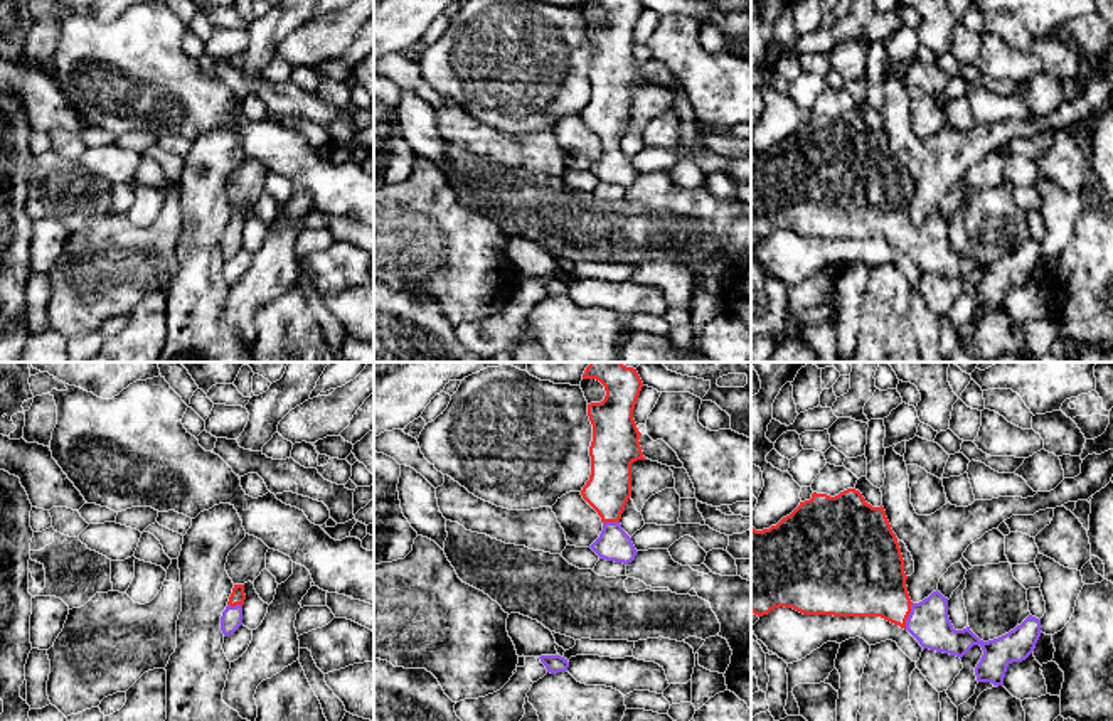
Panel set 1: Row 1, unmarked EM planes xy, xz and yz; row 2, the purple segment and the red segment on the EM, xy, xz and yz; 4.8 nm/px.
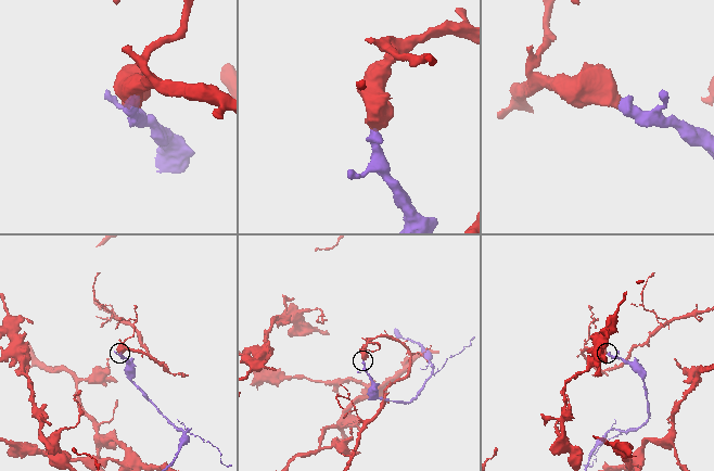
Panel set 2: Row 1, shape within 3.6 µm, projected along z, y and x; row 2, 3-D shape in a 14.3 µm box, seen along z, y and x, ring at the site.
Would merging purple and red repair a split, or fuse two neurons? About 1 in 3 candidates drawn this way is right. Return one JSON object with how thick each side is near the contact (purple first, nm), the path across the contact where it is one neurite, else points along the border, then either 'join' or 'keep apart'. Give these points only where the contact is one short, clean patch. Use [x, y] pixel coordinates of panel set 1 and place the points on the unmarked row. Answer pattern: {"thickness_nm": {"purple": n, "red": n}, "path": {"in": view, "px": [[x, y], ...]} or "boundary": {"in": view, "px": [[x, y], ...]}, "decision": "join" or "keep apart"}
{"thickness_nm": {"purple": 200, "red": 340}, "path": {"in": "yz", "px": [[928, 245], [908, 240], [869, 204]]}, "decision": "join"}

